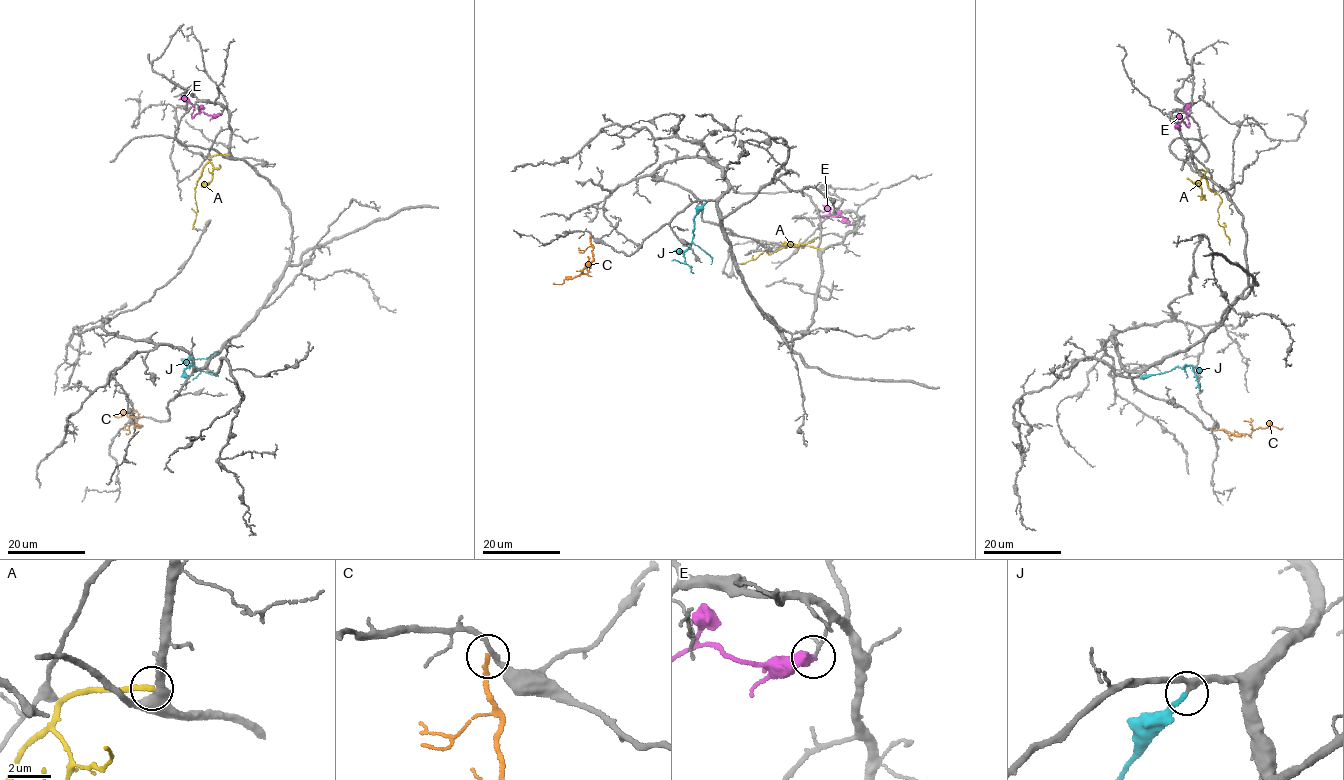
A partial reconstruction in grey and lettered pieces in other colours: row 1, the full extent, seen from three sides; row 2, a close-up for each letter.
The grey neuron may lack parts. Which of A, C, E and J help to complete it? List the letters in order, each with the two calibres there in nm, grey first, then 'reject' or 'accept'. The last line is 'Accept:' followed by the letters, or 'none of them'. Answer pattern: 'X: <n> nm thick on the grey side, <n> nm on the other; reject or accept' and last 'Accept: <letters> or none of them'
A: 480 nm thick on the grey side, 260 nm on the other; reject
C: 200 nm thick on the grey side, 190 nm on the other; reject
E: 90 nm thick on the grey side, 550 nm on the other; reject
J: 280 nm thick on the grey side, 200 nm on the other; accept
Accept: J

